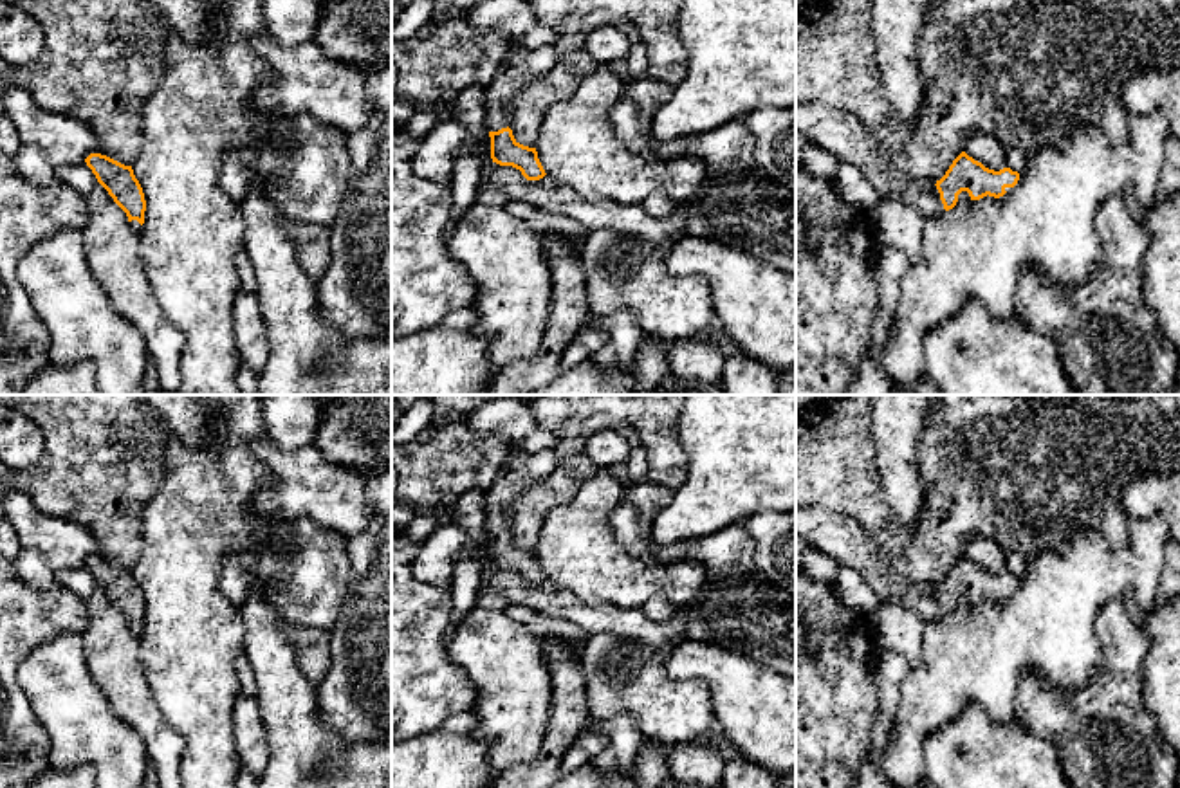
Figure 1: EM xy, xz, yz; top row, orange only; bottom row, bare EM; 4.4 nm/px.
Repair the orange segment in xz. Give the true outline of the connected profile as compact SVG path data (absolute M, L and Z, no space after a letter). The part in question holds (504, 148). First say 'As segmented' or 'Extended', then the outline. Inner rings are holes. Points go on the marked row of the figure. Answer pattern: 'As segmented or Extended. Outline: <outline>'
Extended. Outline: M521 36L509 38L509 49L494 79L485 88L485 126L491 137L491 159L500 166L512 166L527 180L539 180L547 173L536 148L520 144L509 128L512 99L532 81L545 76L558 61L554 45L523 47Z

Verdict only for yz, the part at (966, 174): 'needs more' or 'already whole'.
needs more

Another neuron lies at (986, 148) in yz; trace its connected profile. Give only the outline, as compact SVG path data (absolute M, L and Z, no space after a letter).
M982 132L971 135L963 151L989 170L1007 168L1005 146L994 135Z

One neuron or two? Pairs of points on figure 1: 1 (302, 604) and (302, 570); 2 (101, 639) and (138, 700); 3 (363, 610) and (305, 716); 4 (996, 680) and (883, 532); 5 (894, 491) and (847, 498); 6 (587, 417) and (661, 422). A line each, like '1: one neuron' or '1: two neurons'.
1: one neuron
2: one neuron
3: two neurons
4: two neurons
5: two neurons
6: one neuron

